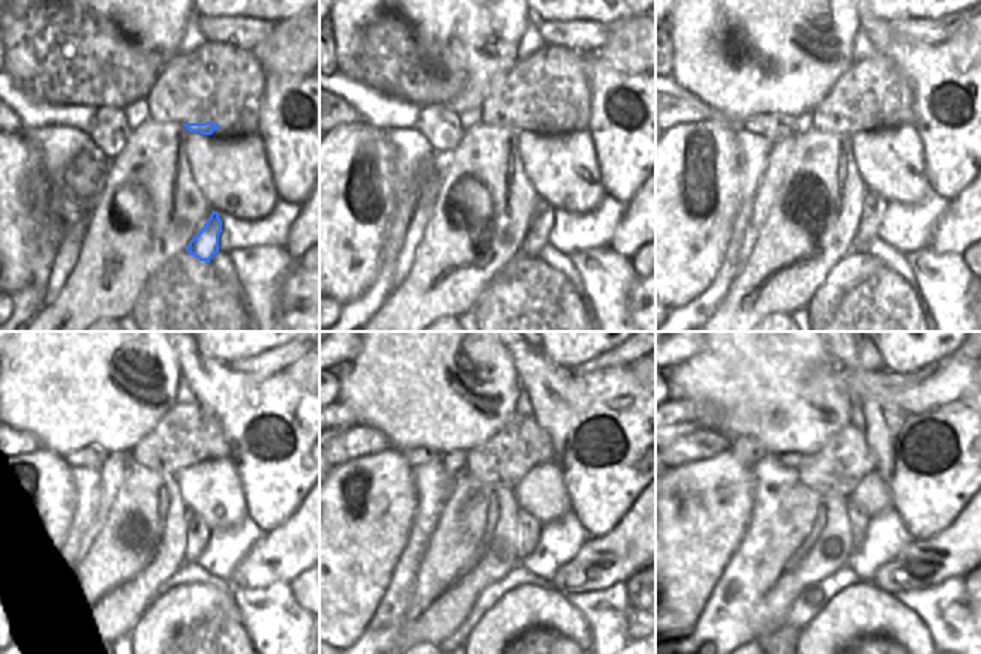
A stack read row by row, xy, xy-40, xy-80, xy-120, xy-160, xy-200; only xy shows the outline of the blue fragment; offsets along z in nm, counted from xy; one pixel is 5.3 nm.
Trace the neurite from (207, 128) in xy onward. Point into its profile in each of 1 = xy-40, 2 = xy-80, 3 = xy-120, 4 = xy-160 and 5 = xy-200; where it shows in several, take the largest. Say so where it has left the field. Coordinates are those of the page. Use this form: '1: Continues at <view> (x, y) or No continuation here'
1: Continues at xy-40 (540, 128)
2: Continues at xy-80 (867, 125)
3: Continues at xy-120 (150, 462)
4: Continues at xy-160 (506, 464)
5: Continues at xy-200 (840, 468)

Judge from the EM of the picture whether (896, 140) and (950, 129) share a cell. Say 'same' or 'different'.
different

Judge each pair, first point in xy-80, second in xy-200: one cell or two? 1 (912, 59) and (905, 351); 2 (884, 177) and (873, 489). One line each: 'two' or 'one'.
1: two
2: one

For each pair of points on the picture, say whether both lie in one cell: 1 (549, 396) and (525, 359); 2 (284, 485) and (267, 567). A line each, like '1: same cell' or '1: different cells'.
1: same cell
2: different cells

